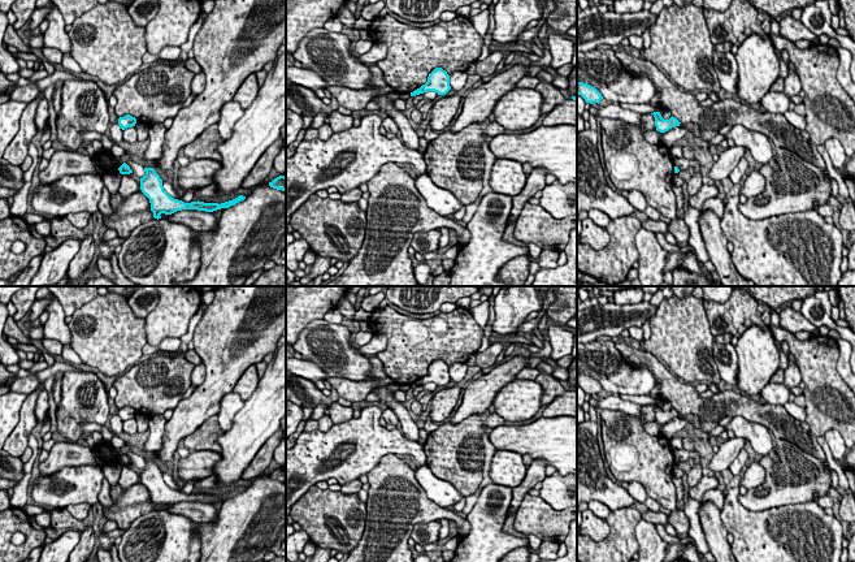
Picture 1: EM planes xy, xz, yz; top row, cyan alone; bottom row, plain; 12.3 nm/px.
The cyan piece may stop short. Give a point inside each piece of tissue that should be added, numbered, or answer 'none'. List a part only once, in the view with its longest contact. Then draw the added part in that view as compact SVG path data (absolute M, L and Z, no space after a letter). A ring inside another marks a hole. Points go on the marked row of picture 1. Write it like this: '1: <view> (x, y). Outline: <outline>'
none

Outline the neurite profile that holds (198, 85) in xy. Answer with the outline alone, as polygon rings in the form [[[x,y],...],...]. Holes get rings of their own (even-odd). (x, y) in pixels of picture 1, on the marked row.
[[[203,72],[196,73],[191,82],[191,94],[196,96],[201,94],[204,88],[205,88],[205,74]]]

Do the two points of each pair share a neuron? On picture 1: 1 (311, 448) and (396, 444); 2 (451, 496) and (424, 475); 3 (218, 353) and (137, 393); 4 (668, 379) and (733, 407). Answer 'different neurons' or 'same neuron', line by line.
1: same neuron
2: same neuron
3: different neurons
4: same neuron

